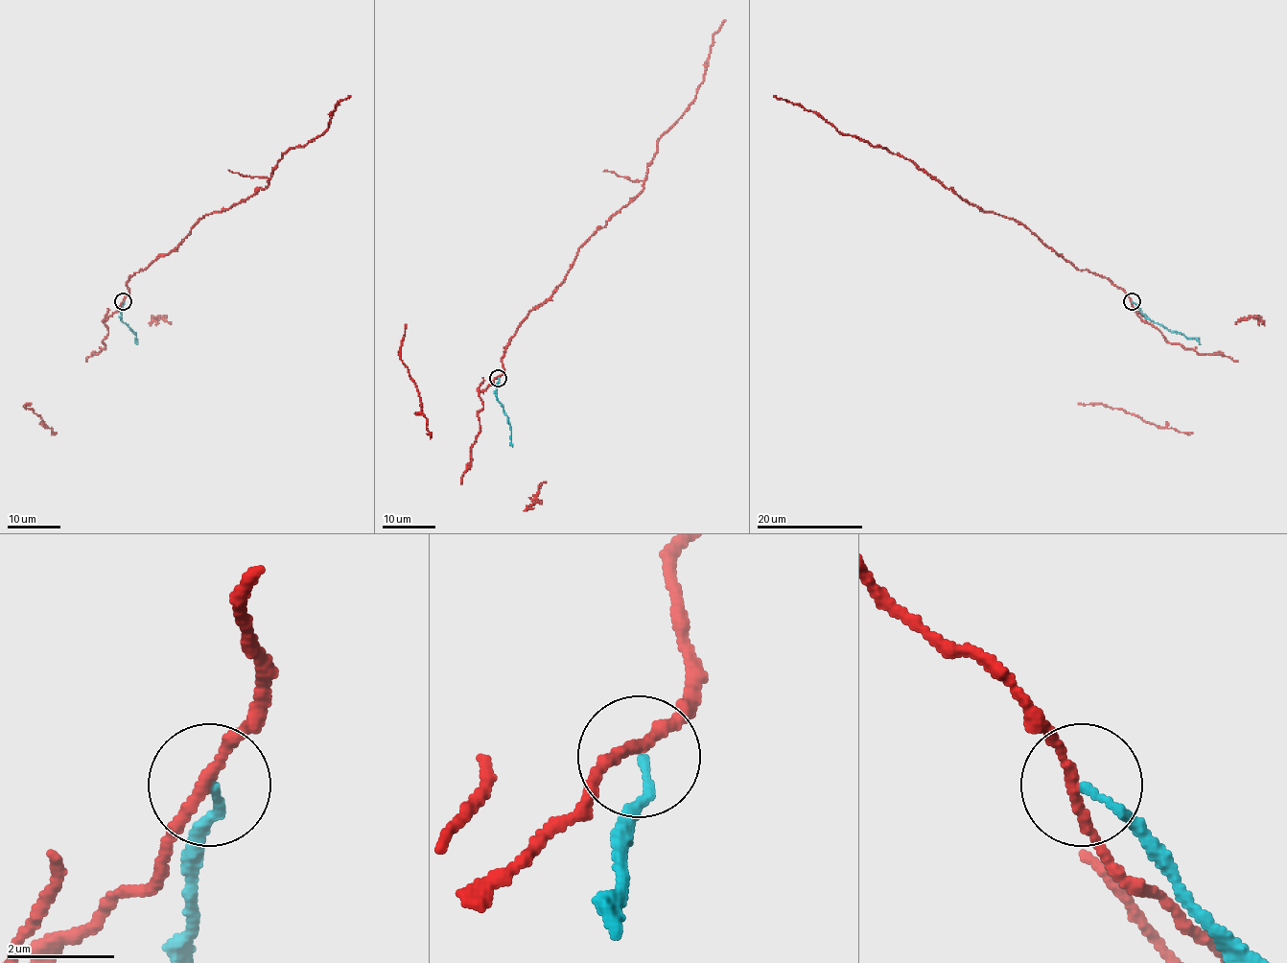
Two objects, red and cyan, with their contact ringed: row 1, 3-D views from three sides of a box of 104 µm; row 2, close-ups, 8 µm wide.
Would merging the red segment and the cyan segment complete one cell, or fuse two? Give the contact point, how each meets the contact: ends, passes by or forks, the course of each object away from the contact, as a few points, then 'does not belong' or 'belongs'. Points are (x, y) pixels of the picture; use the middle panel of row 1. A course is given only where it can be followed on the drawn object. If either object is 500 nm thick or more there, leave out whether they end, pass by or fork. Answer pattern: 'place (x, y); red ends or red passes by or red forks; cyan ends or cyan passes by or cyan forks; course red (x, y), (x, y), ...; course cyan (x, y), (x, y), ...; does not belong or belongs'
place (498, 378); red passes by; cyan ends; course red (498, 377), (519, 323), (563, 281), (577, 249), (643, 188), (658, 139), (694, 98), (713, 34), (725, 19); course cyan (498, 377), (497, 397), (507, 416), (512, 447); does not belong

